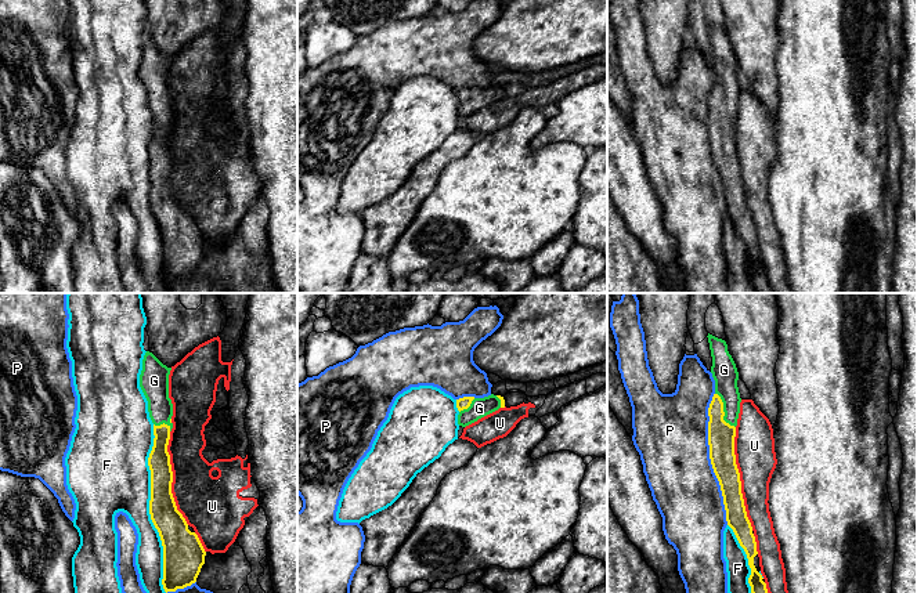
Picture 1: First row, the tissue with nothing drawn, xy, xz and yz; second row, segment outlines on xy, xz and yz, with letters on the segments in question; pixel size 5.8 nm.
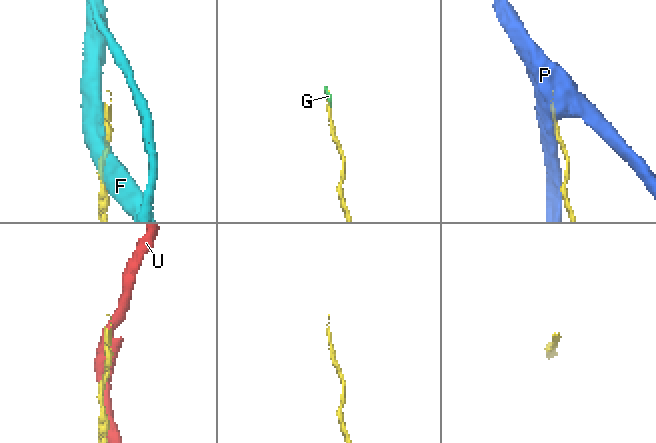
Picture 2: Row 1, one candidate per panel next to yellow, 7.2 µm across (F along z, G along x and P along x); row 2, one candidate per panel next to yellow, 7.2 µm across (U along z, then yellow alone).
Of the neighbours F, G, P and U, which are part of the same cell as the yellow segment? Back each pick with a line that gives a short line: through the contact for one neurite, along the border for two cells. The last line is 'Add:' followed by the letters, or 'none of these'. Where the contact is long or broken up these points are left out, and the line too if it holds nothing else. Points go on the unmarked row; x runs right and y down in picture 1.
Add: G

